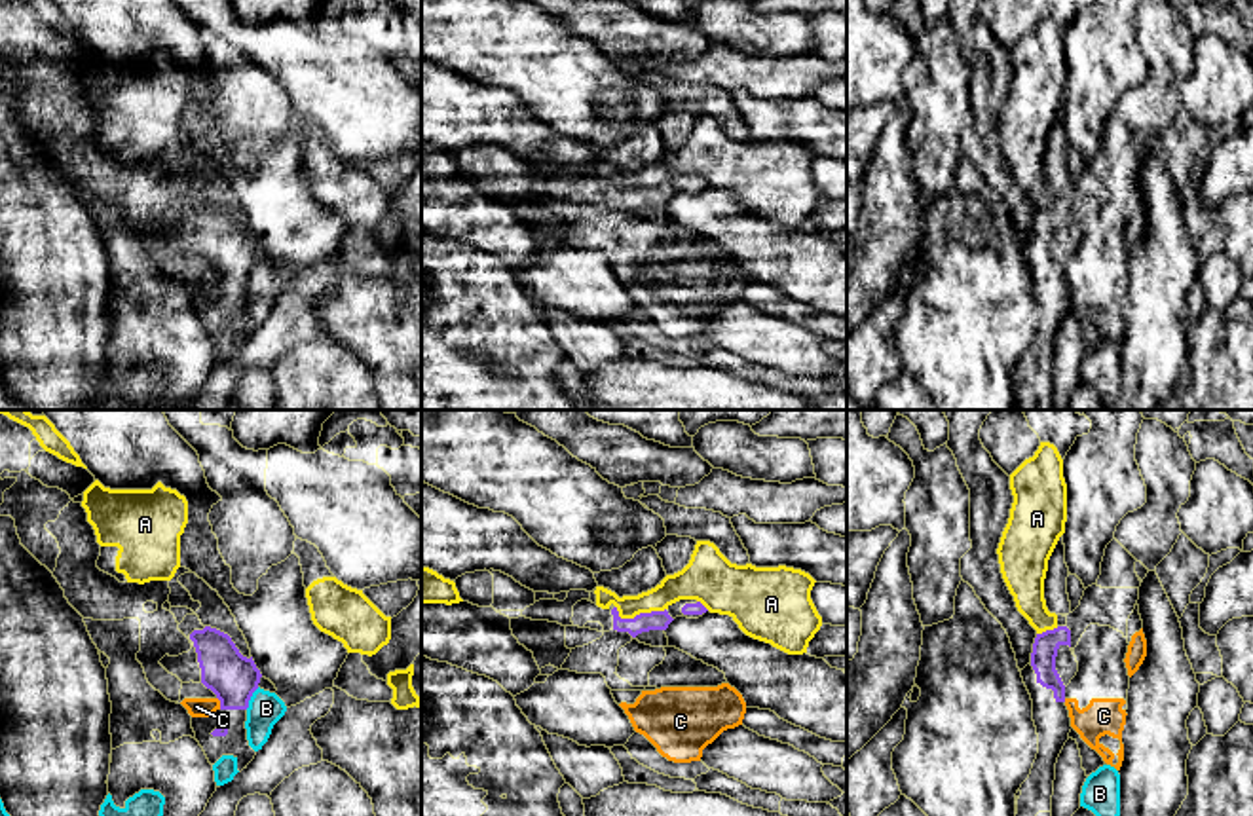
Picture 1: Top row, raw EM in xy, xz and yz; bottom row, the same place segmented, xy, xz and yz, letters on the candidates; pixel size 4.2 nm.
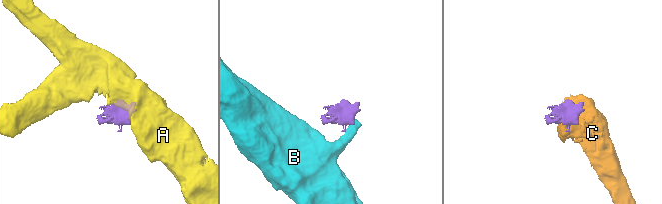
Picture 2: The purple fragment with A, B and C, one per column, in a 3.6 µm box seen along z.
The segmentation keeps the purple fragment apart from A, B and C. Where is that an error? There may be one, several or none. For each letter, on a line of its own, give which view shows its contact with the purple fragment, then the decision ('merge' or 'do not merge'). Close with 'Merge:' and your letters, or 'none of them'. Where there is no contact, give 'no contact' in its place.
A: contact in xz; do not merge
B: contact in xy; do not merge
C: contact in xy; do not merge
Merge: none of them

